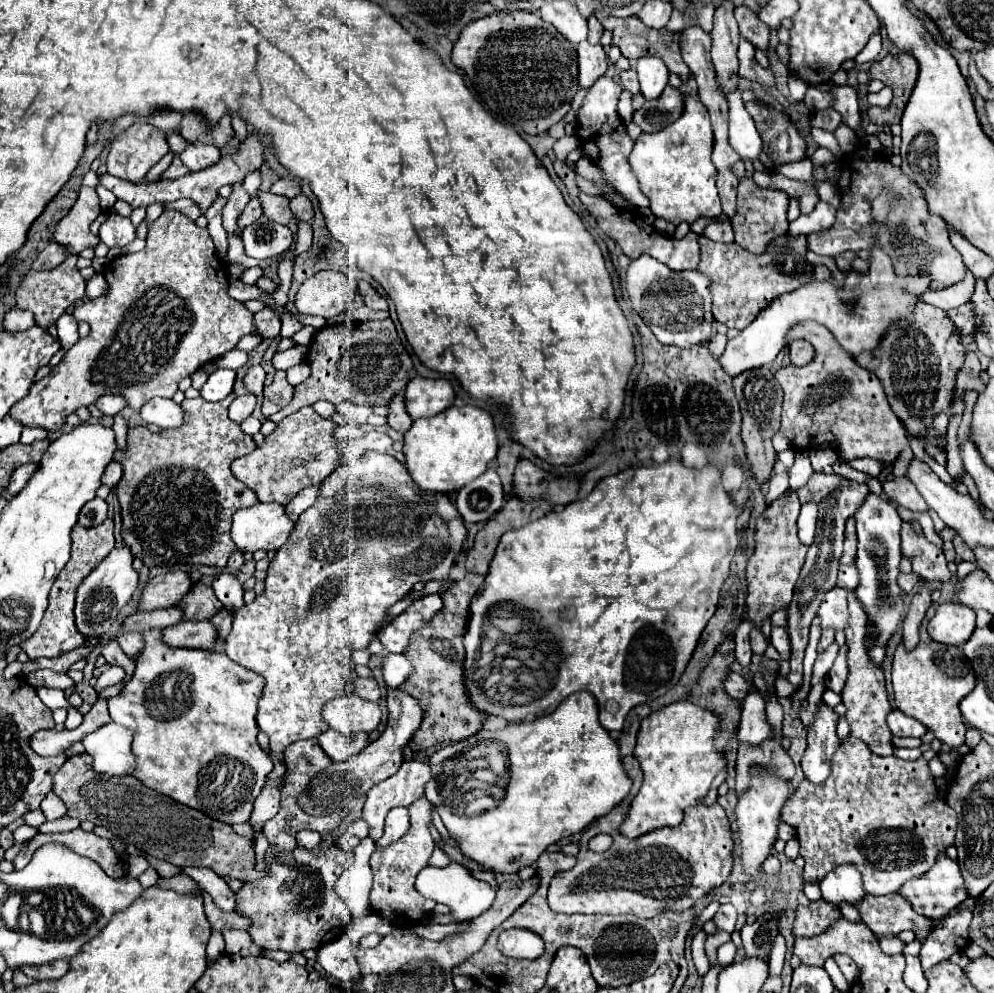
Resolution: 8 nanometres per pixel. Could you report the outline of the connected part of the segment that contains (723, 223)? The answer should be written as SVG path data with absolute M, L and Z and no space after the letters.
M713 220L705 226L703 236L717 242L733 242L733 228L729 220Z

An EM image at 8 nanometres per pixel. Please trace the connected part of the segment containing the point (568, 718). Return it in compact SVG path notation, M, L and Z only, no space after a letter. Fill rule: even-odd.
M577 692L565 698L557 710L549 716L535 718L533 722L509 724L505 730L495 732L479 732L479 740L499 740L507 748L509 756L509 784L507 784L505 798L499 806L491 808L478 816L465 812L467 800L463 800L461 786L463 786L463 772L457 770L451 762L449 748L461 748L461 742L453 746L445 746L429 756L431 780L425 788L425 798L437 806L437 812L449 832L449 836L459 844L459 850L465 858L477 862L485 872L493 876L499 874L517 874L525 866L533 866L537 858L555 842L565 836L581 832L589 826L595 818L601 818L611 808L615 808L631 790L631 780L627 778L621 758L619 746L599 726L599 708L595 706L595 698L587 692Z

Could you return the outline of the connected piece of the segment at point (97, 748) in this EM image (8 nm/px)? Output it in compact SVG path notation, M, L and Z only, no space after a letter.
M107 722L97 730L89 732L81 744L85 752L93 758L93 768L97 772L107 772L113 776L125 776L135 766L135 756L131 754L131 732L117 722Z

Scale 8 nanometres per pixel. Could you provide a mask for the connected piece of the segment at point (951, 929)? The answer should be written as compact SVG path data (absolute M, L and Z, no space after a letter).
M965 908L959 914L951 914L943 918L935 932L931 932L921 946L921 964L923 968L931 968L943 960L947 960L955 952L963 952L969 944L969 924L971 910Z

